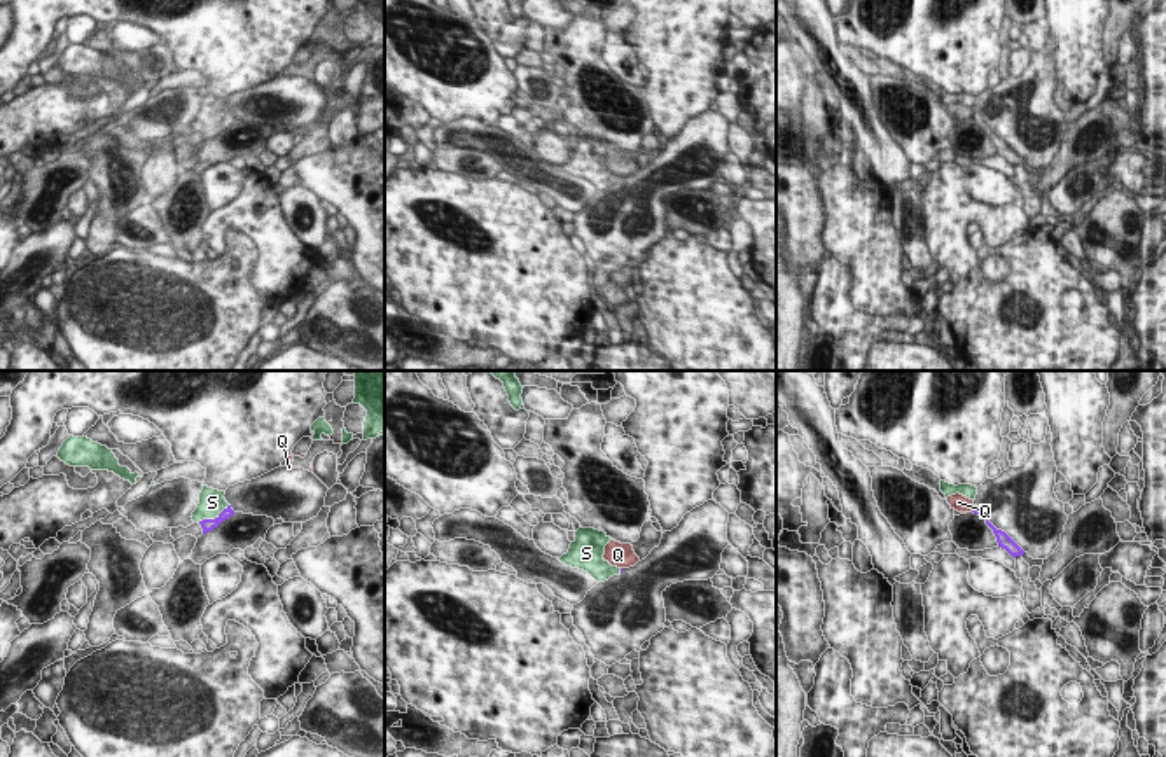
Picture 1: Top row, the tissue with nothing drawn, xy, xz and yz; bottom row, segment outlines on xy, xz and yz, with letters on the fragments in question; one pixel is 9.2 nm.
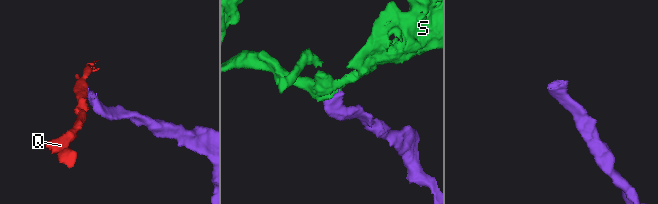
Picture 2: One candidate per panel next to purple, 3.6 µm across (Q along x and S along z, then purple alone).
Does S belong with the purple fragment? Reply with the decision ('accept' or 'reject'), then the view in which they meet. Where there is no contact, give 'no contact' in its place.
accept | xy

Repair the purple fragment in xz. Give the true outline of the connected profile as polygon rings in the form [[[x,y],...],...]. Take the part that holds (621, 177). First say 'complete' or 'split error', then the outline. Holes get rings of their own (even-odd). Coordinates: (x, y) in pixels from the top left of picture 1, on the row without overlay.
split error; [[[579,136],[568,161],[558,168],[566,175],[587,180],[596,191],[605,191],[622,182],[622,177],[612,175],[603,168],[605,154],[610,149],[612,147],[605,140]]]

